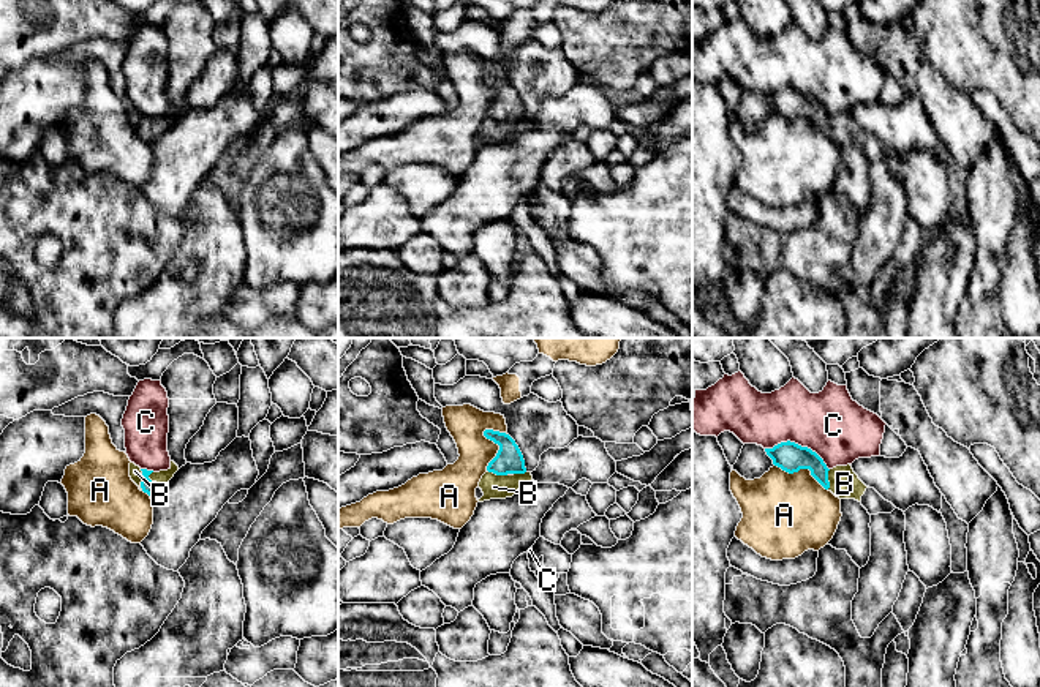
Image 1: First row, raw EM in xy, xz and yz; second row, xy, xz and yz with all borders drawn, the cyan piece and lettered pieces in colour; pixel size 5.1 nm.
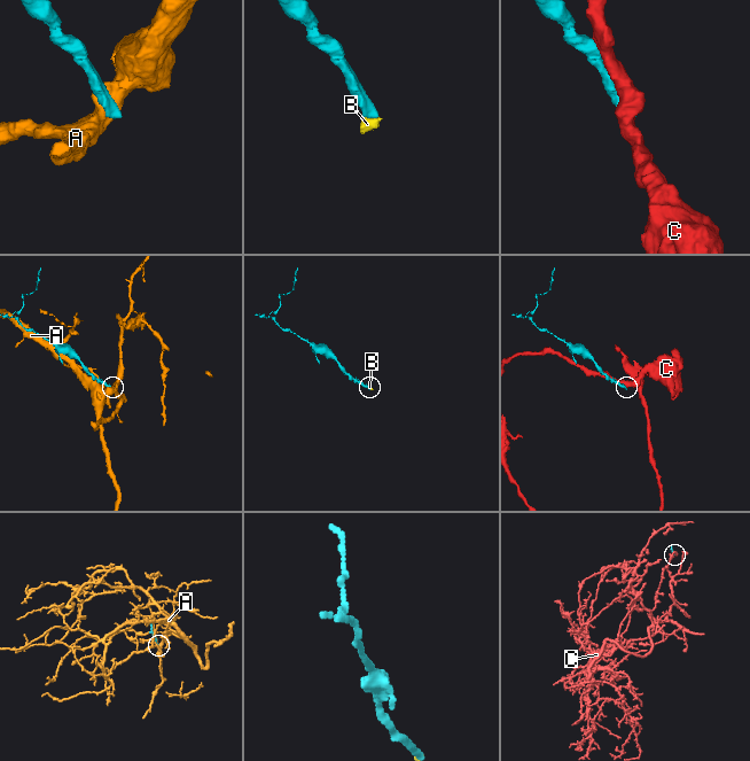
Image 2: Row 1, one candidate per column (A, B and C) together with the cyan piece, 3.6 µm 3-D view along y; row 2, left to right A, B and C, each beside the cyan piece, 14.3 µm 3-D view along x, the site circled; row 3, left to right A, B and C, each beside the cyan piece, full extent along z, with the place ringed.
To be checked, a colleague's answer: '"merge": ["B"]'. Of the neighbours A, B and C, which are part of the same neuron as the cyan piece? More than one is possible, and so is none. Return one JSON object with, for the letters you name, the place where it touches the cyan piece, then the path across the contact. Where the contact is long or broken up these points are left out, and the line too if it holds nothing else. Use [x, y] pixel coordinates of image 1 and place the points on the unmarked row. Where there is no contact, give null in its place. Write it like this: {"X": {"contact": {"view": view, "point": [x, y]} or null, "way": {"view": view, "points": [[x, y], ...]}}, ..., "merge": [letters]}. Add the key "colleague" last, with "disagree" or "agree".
{"B": {"contact": {"view": "xy", "point": [143, 127]}, "way": {"view": "xy", "points": [[149, 133], [143, 127], [135, 117]]}}, "merge": ["B"], "colleague": "agree"}

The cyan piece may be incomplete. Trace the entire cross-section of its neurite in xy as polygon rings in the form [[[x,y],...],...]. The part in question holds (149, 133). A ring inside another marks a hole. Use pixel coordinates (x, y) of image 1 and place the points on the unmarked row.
[[[171,107],[171,114],[168,117],[160,118],[141,115],[134,109],[130,109],[131,126],[149,142],[155,141],[163,131],[166,131],[177,117],[179,112],[174,107]]]

